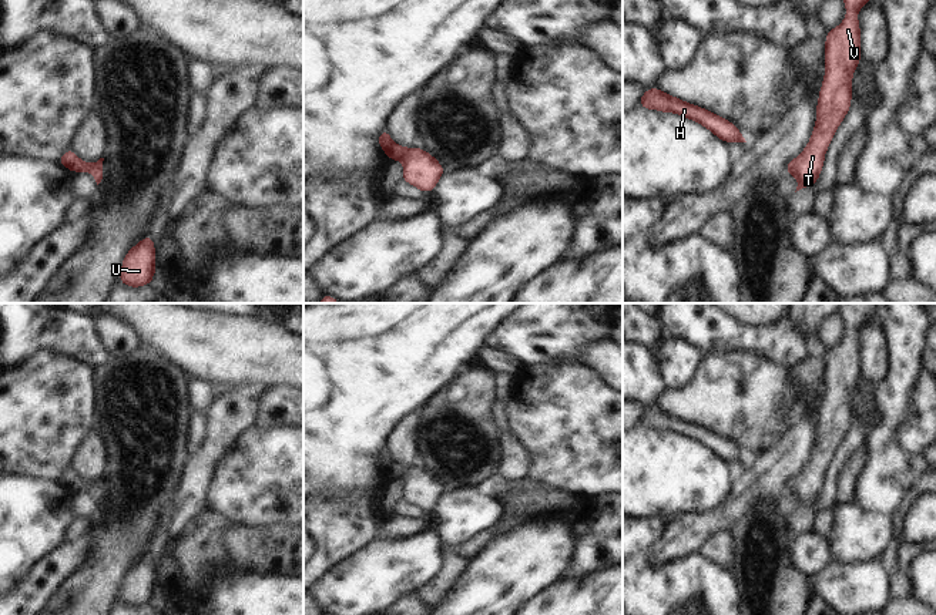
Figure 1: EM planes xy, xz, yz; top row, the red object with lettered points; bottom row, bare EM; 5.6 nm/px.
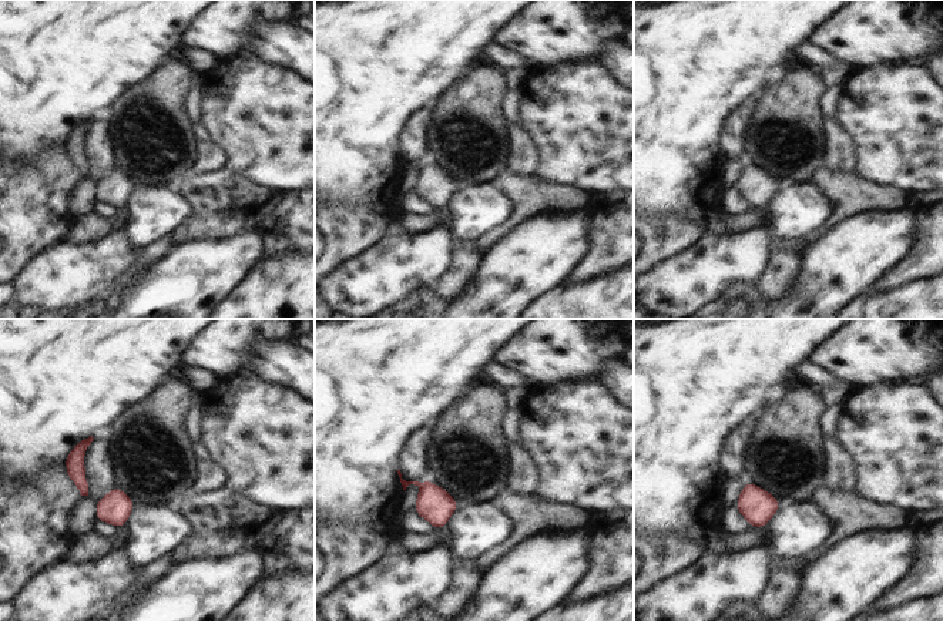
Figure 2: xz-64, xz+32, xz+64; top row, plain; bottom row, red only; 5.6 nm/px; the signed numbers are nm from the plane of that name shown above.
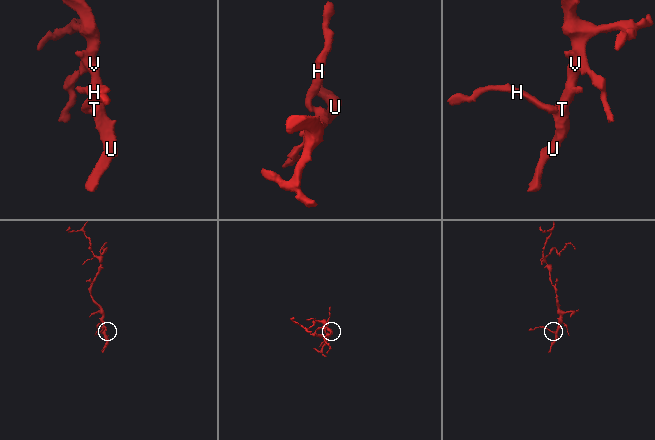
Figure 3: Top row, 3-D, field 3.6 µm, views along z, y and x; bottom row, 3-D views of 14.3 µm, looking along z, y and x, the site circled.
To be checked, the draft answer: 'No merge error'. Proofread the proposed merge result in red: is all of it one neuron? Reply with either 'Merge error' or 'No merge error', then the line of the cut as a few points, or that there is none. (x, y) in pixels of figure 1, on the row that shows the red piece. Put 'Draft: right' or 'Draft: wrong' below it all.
No merge error. No split
Draft: right

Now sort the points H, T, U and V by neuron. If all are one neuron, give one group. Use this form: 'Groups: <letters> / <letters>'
Groups: H T U V

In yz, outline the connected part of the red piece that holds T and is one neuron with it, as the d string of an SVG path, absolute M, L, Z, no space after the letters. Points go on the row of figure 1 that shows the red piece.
M843 0L843 21L825 37L825 75L816 102L816 120L808 145L786 164L785 174L798 179L796 191L818 182L825 154L838 127L851 110L852 75L862 57L858 11L869 0Z

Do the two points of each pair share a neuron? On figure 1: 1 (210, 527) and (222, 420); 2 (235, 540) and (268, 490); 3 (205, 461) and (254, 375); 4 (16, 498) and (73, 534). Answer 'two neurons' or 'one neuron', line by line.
1: two neurons
2: two neurons
3: two neurons
4: two neurons

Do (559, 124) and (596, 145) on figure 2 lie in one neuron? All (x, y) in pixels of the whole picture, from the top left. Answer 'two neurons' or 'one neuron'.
one neuron

